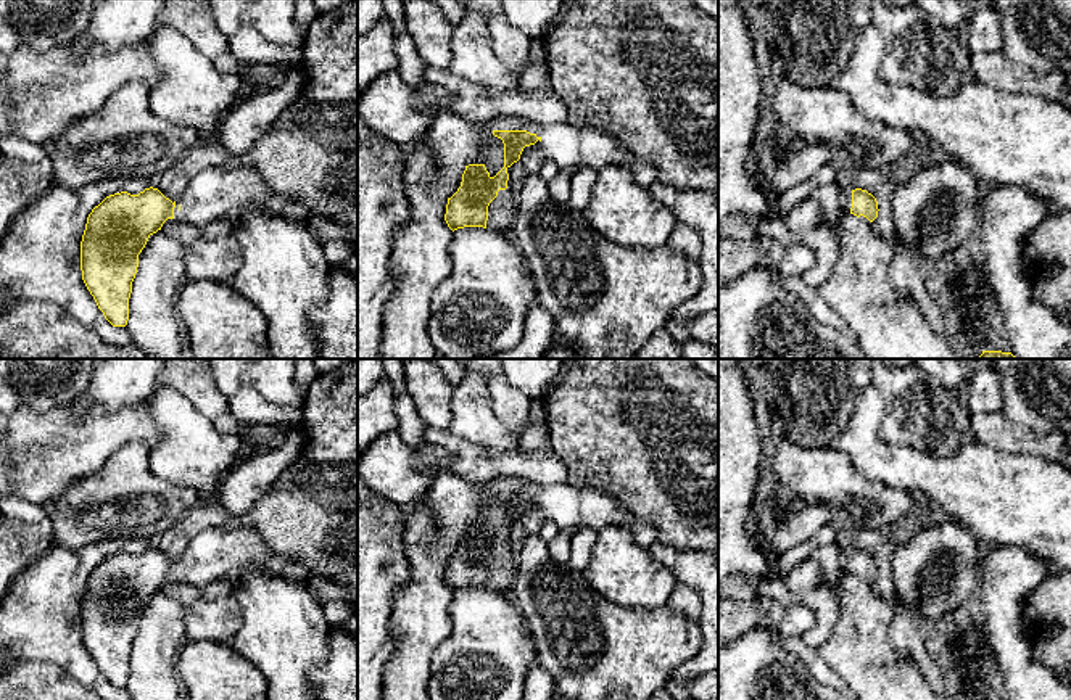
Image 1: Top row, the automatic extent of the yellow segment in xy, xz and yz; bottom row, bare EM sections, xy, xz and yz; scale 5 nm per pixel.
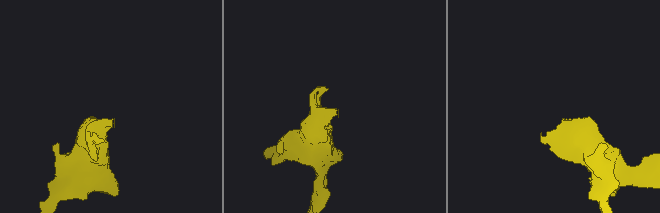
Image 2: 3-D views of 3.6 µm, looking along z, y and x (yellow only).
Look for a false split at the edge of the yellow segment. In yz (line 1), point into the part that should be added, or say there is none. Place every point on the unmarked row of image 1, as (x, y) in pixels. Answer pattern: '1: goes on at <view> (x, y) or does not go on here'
1: goes on at yz (846, 555)

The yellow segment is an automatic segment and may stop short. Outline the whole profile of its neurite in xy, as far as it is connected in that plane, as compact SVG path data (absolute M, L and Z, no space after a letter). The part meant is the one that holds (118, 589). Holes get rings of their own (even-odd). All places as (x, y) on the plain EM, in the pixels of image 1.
M248 526L208 528L172 563L158 549L106 557L87 578L81 602L82 640L113 687L126 687L139 615L167 579L200 589L217 578L235 583L248 566L308 583L308 568L274 552Z

